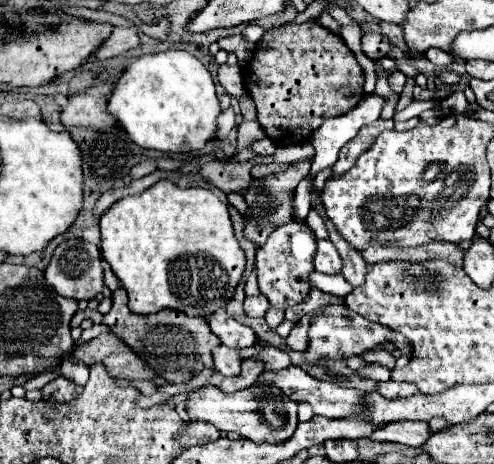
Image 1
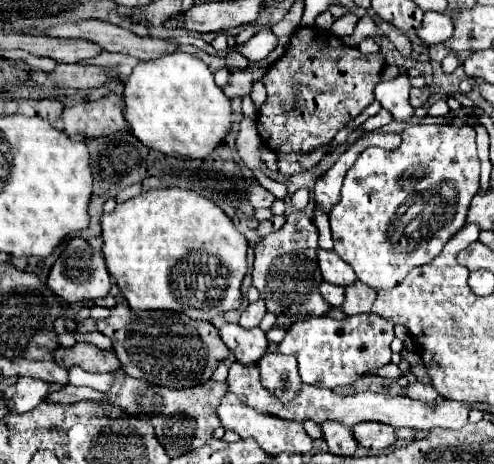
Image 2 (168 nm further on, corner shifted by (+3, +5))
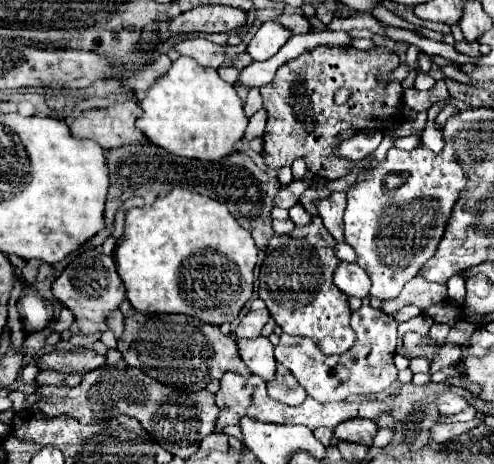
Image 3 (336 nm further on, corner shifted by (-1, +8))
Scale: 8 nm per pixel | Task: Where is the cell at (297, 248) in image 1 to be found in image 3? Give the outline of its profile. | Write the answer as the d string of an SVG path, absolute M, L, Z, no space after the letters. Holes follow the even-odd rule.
M314 216L310 224L296 226L290 234L272 236L266 248L266 260L260 268L260 298L266 302L266 308L270 310L276 324L282 326L286 334L310 336L326 354L346 352L354 344L354 332L350 328L352 310L346 302L348 296L344 296L344 292L340 292L332 282L332 272L336 268L336 262L340 262L334 254L334 244L336 242L324 228L320 216Z

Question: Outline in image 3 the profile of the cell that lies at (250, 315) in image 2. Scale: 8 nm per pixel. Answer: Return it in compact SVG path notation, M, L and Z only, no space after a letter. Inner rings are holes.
M252 310L252 312L244 314L244 318L240 320L234 334L240 338L256 338L256 336L260 336L260 330L268 322L268 318L270 318L268 310Z

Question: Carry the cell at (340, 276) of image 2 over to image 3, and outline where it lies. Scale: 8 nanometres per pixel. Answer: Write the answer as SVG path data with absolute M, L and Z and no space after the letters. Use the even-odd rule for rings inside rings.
M340 262L334 270L334 284L348 296L366 298L370 290L368 274L354 262Z

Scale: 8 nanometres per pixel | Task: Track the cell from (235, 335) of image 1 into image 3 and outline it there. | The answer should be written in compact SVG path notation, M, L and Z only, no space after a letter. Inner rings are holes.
M266 336L250 338L250 340L240 340L236 338L236 346L240 350L240 356L248 370L266 382L272 380L276 374L276 360L274 360L274 346Z

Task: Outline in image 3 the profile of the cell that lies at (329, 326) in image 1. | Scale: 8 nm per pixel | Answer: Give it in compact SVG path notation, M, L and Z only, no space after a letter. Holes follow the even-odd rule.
M364 304L360 310L352 312L350 326L356 332L356 342L344 354L326 356L308 336L292 336L292 334L282 334L278 346L274 348L276 360L282 362L296 376L296 380L306 388L308 396L320 402L346 400L350 396L362 396L362 394L364 396L378 394L396 380L398 374L394 366L396 336L398 336L396 318Z

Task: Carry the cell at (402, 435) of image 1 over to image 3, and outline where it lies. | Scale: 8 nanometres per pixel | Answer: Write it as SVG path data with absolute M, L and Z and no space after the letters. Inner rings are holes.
M356 418L356 420L348 420L344 424L338 424L334 428L334 438L332 438L332 446L338 440L346 440L346 442L356 442L356 444L364 444L364 446L372 446L374 436L378 434L378 424L374 420L366 420L366 418Z

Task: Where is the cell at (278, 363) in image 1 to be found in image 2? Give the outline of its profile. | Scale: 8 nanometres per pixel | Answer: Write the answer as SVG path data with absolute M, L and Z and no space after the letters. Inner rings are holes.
M268 353L260 361L260 383L270 391L278 401L290 403L300 391L300 375L294 355Z

